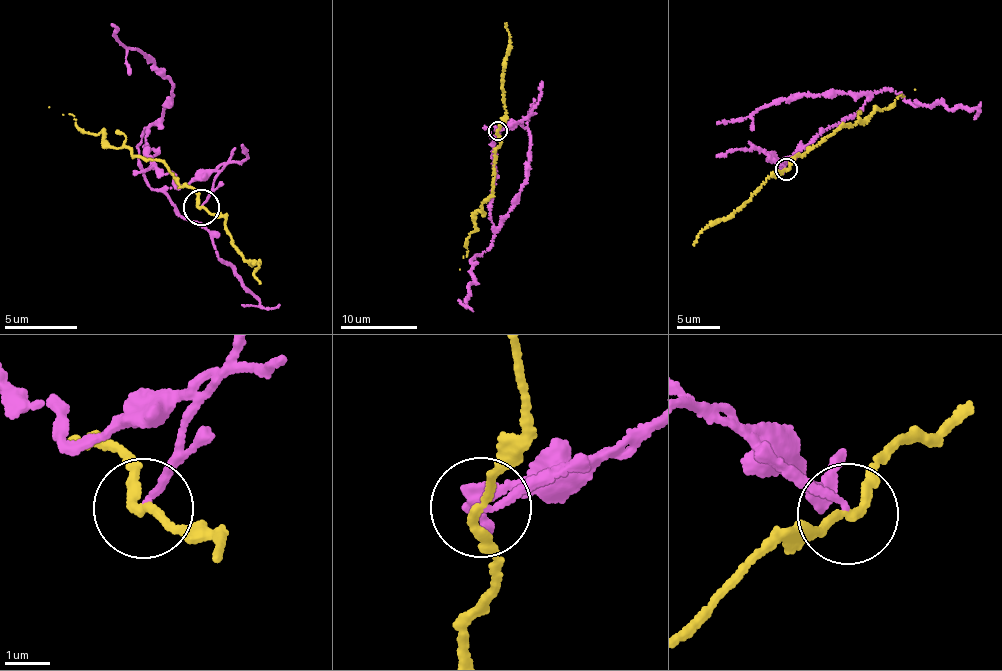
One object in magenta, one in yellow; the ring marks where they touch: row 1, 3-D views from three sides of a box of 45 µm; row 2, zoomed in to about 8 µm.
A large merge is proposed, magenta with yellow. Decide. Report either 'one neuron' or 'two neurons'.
two neurons

